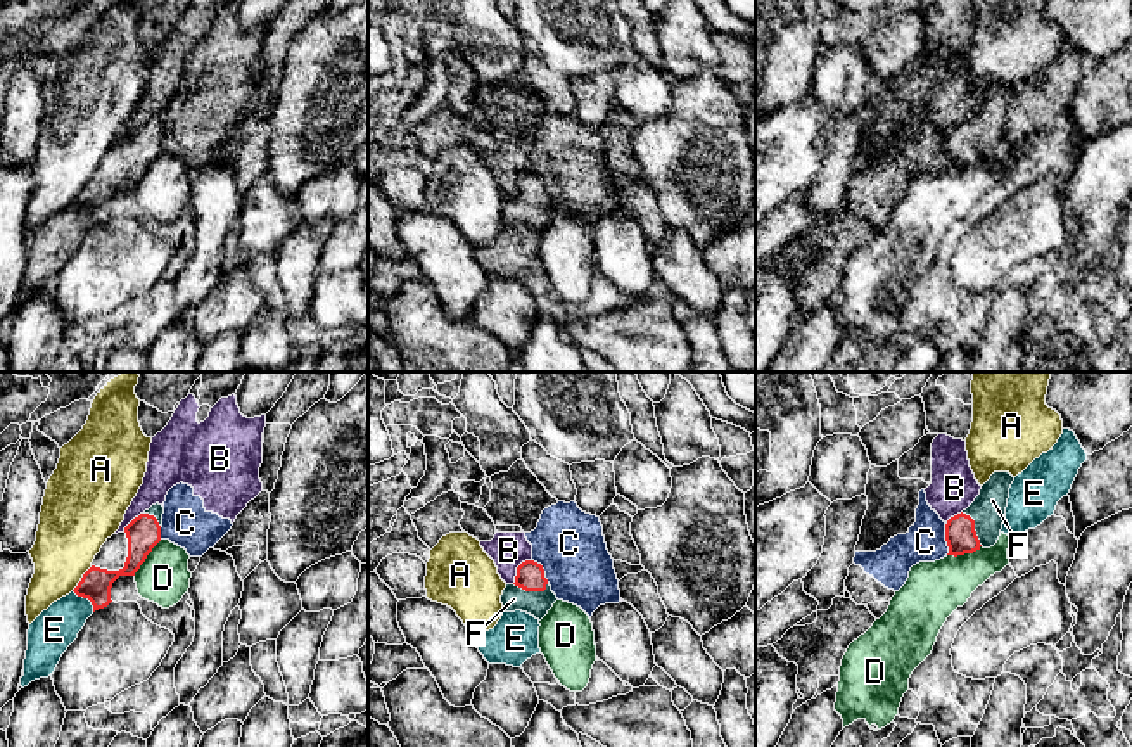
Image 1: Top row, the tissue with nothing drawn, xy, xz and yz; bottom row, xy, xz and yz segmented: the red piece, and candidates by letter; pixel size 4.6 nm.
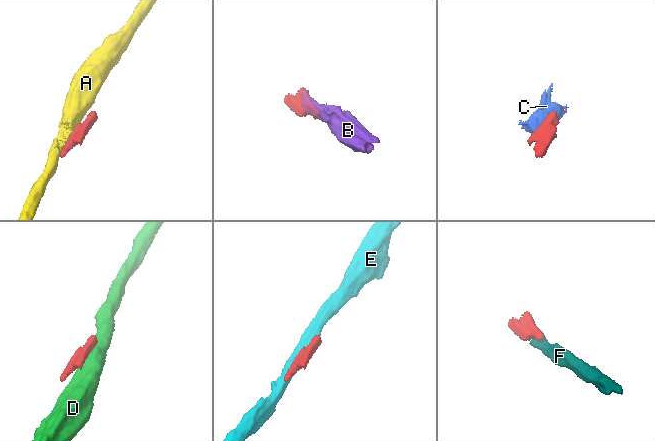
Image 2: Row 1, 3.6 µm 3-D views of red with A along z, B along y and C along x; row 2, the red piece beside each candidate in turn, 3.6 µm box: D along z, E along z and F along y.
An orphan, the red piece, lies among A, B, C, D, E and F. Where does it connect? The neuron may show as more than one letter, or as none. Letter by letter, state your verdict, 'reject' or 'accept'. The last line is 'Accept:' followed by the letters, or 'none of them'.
A: reject
B: reject
C: reject
D: reject
E: reject
F: accept
Accept: F

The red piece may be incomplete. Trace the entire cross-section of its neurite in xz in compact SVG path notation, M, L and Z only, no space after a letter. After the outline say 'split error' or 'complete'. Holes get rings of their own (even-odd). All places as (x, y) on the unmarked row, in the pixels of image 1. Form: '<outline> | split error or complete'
M525 173L517 180L515 195L506 197L501 208L503 225L522 223L539 233L556 213L543 178L534 173Z | split error

